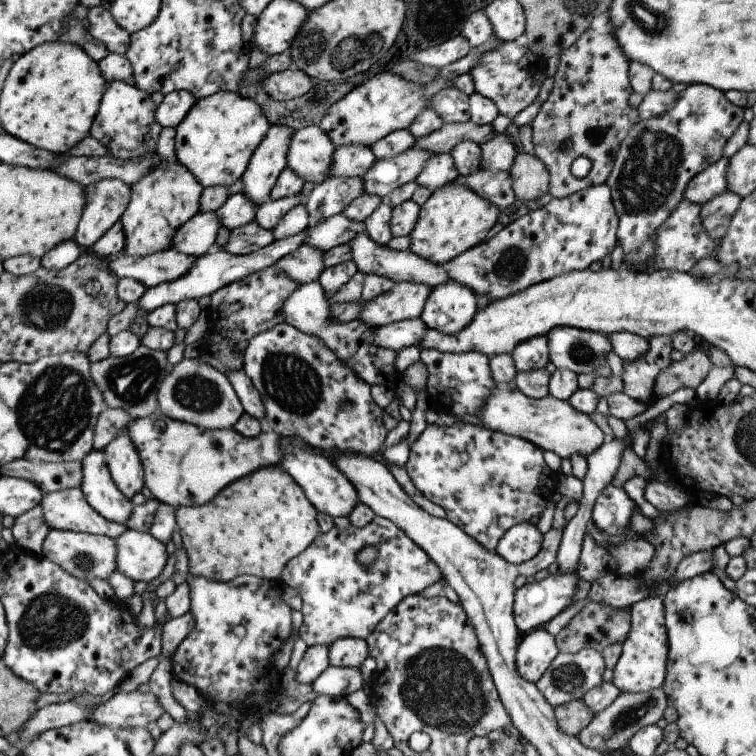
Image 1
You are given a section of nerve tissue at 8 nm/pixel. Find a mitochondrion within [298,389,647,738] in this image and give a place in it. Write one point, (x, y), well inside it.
(443, 689)

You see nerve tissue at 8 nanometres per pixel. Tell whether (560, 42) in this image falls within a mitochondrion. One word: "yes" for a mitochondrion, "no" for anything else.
no

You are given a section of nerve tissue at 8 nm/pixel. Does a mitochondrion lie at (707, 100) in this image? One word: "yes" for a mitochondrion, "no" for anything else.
no

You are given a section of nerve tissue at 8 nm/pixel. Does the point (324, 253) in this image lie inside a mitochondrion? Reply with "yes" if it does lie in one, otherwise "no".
no

